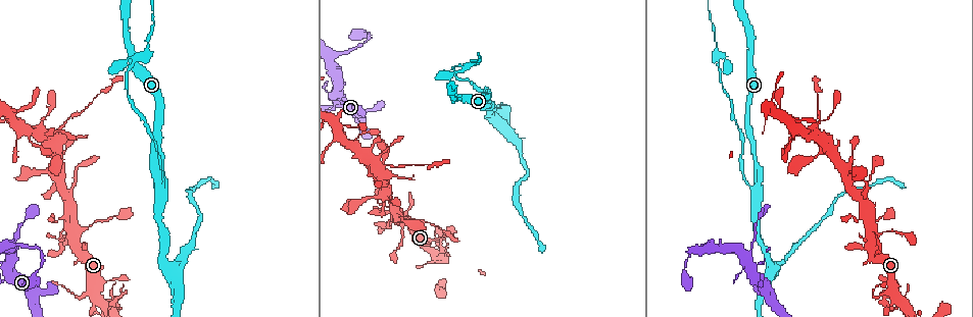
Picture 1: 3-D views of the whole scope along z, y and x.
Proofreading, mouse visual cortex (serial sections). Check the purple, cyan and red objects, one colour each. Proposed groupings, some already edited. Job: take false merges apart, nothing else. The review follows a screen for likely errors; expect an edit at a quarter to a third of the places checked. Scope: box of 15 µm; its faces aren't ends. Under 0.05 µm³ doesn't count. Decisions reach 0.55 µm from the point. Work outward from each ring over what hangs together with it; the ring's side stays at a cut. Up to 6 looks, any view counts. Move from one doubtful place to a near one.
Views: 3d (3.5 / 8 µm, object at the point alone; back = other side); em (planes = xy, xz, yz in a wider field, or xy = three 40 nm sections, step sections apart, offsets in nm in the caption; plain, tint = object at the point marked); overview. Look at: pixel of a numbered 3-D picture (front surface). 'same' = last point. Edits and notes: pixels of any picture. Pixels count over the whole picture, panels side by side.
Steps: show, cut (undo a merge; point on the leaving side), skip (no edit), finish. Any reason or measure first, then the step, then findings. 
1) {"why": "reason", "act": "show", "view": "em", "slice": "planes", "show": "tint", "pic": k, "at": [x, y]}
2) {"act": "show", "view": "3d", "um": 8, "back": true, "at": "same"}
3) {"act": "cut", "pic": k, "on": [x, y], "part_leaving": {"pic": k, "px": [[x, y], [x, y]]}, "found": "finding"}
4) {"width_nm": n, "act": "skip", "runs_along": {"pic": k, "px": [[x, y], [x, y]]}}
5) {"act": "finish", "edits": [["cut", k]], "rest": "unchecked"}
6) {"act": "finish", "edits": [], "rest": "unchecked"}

{"why": "branch point", "act": "show", "view": "3d", "um": 3.5, "pic": 1, "at": [338, 93]}

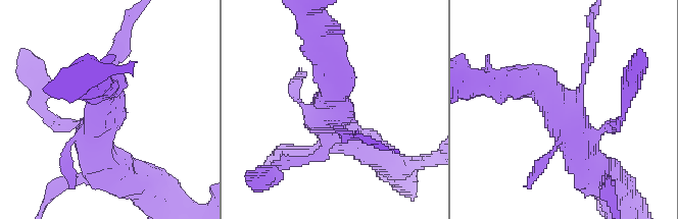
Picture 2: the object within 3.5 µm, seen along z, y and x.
{"act": "show", "view": "em", "slice": "xy", "step": 1, "show": "tint", "pic": 2, "at": [564, 115]}

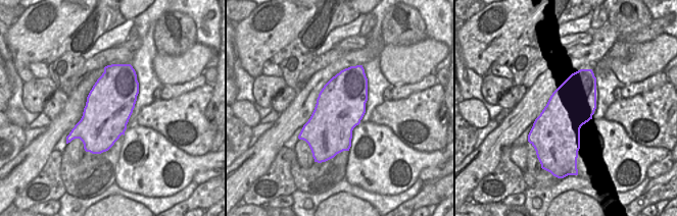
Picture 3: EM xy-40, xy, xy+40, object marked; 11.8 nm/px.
{"act": "skip", "runs_along": {"pic": 2, "px": [[590, 169], [543, 88], [512, 81]]}, "found": "all the same cell"}

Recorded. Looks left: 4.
{"why": "a fork", "act": "show", "view": "3d", "um": 3.5, "pic": 1, "at": [162, 186]}

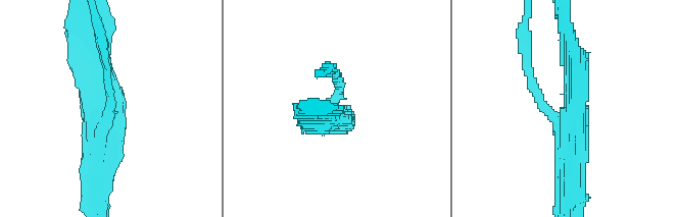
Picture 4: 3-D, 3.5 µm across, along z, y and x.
{"arms": 3, "arm_widths_nm": [150, 350, 450], "why": "shape alone is not enough", "act": "show", "view": "em", "slice": "xy", "step": 5, "show": "tint", "pic": 4, "at": [105, 115]}

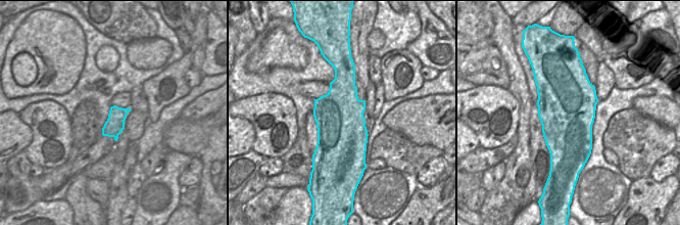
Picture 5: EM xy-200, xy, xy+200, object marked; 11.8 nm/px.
{"act": "show", "view": "em", "slice": "xy", "step": 1, "show": "tint", "at": "same"}

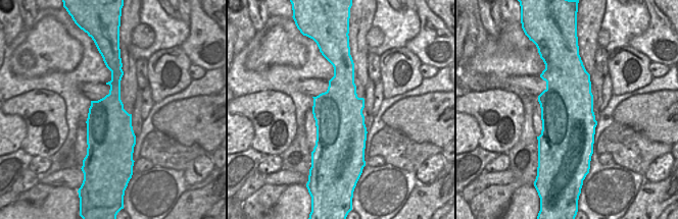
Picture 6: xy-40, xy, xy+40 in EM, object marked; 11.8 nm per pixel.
{"act": "cut", "pic": 4, "on": [533, 86], "part_leaving": {"pic": 4, "px": [[557, 115], [533, 90], [525, 34]]}, "found": "two cells meet here"}

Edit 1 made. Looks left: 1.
{"act": "finish", "edits": [["cut", 4]], "rest": "unchecked"}

